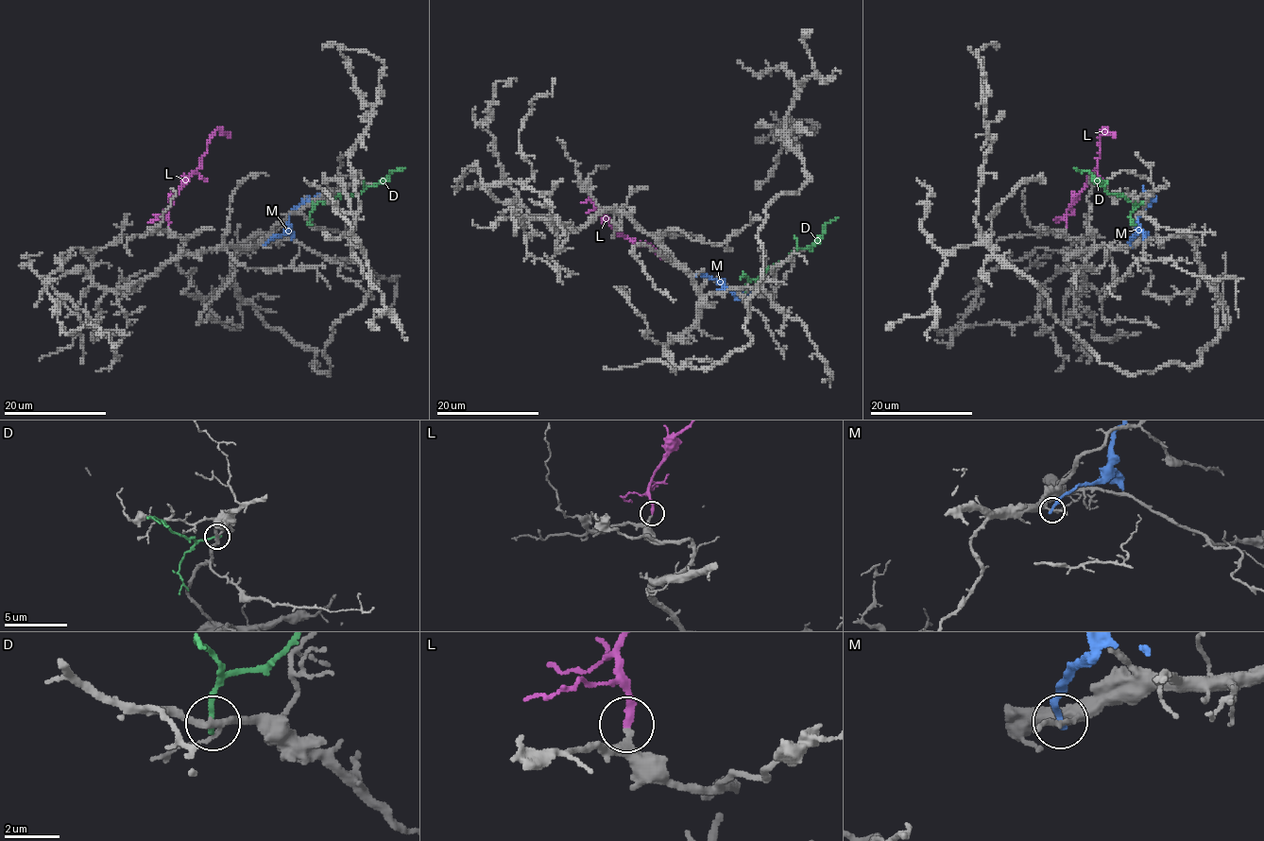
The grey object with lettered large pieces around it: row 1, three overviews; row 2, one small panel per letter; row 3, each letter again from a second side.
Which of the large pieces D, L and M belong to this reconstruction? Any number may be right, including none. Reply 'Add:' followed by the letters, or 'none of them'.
Add: L

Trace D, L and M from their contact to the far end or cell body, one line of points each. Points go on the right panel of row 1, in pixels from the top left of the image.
D: (1146, 202), (1131, 202), (1122, 195), (1110, 195), (1090, 172), (1074, 167)
L: (1067, 227), (1067, 210), (1096, 167), (1099, 134), (1102, 129), (1114, 135), (1113, 138)
M: (1131, 247), (1130, 242), (1137, 232), (1140, 214), (1152, 202), (1142, 186)

